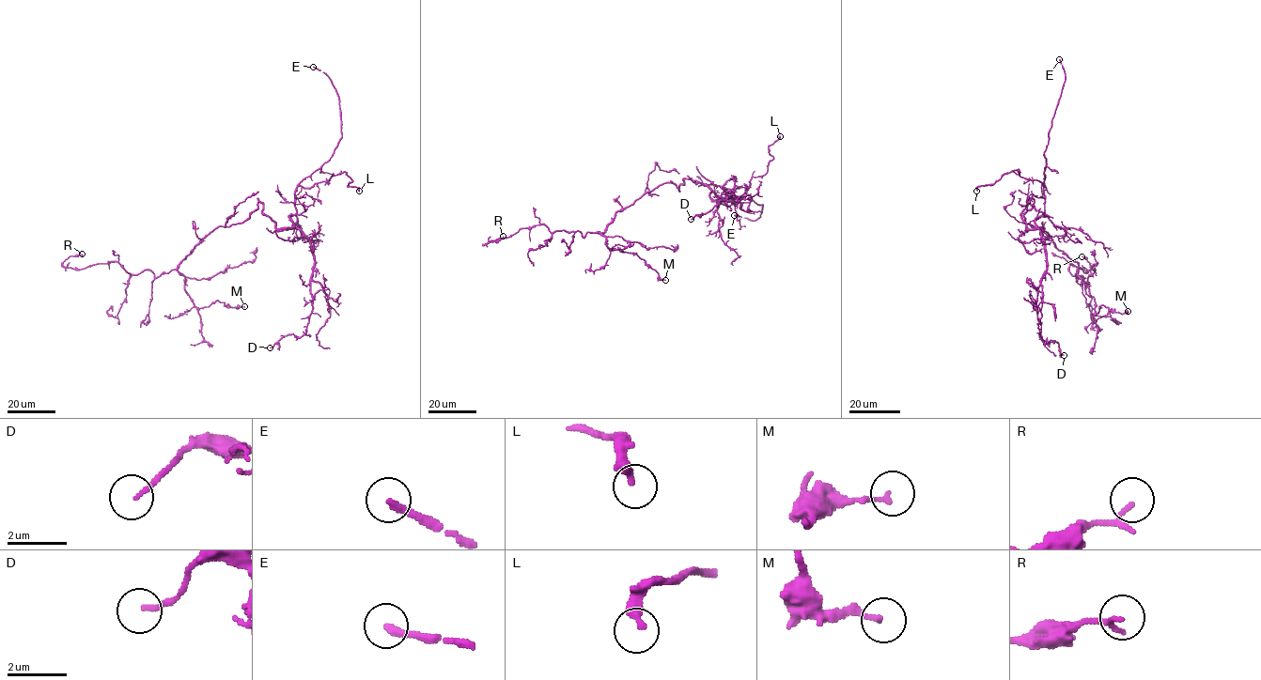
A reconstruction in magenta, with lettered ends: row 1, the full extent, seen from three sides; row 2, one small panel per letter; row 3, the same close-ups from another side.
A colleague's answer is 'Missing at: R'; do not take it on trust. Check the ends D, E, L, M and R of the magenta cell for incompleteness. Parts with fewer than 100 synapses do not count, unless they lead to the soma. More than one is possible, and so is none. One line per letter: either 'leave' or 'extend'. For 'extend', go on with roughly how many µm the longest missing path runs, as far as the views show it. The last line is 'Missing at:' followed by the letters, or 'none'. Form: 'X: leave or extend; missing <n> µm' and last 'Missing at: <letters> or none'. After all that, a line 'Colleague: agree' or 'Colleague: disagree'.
D: leave
E: extend; missing 30 µm
L: leave
M: leave
R: leave
Missing at: E
Colleague: disagree

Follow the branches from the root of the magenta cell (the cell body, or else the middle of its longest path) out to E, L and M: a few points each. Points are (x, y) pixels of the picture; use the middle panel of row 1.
E: (675, 184), (679, 191), (683, 179), (692, 178), (706, 183), (715, 201), (763, 205), (755, 221), (734, 215)
L: (675, 184), (679, 191), (692, 178), (715, 201), (731, 202), (766, 173), (768, 147), (780, 136)
M: (675, 184), (665, 182), (646, 192), (618, 210), (606, 229), (599, 232), (609, 248), (635, 253), (665, 280)

